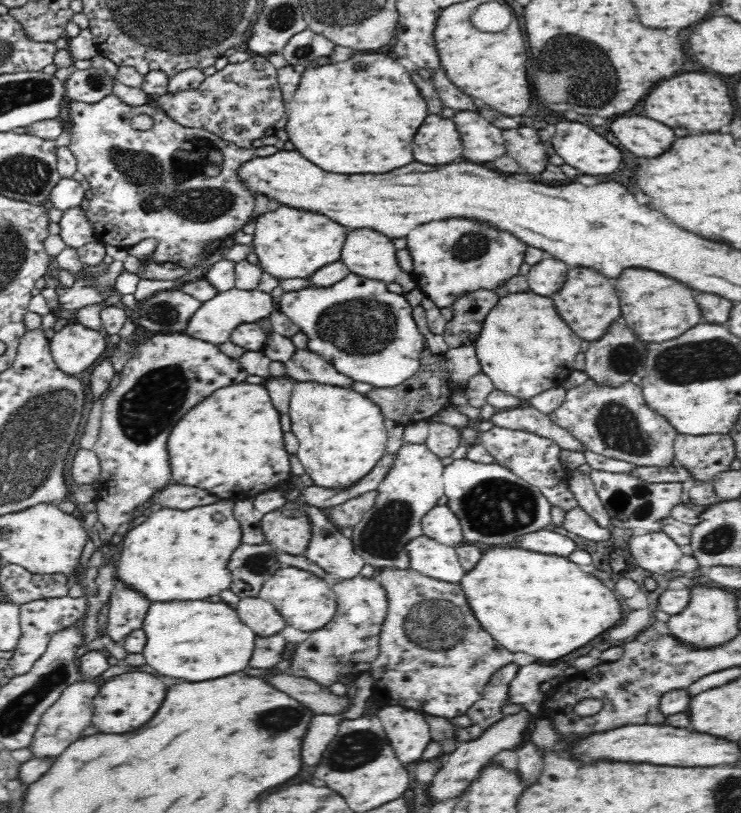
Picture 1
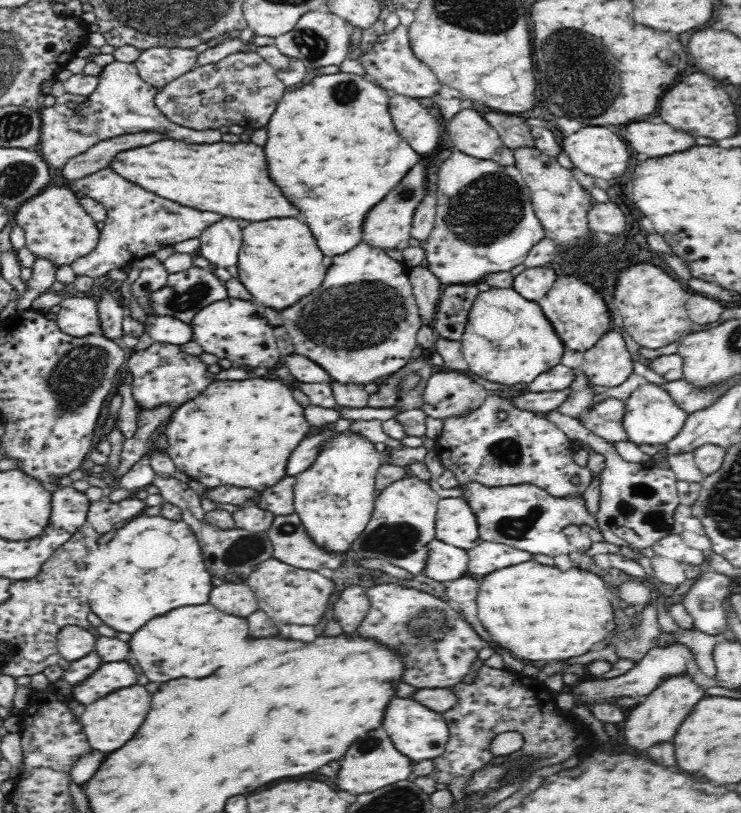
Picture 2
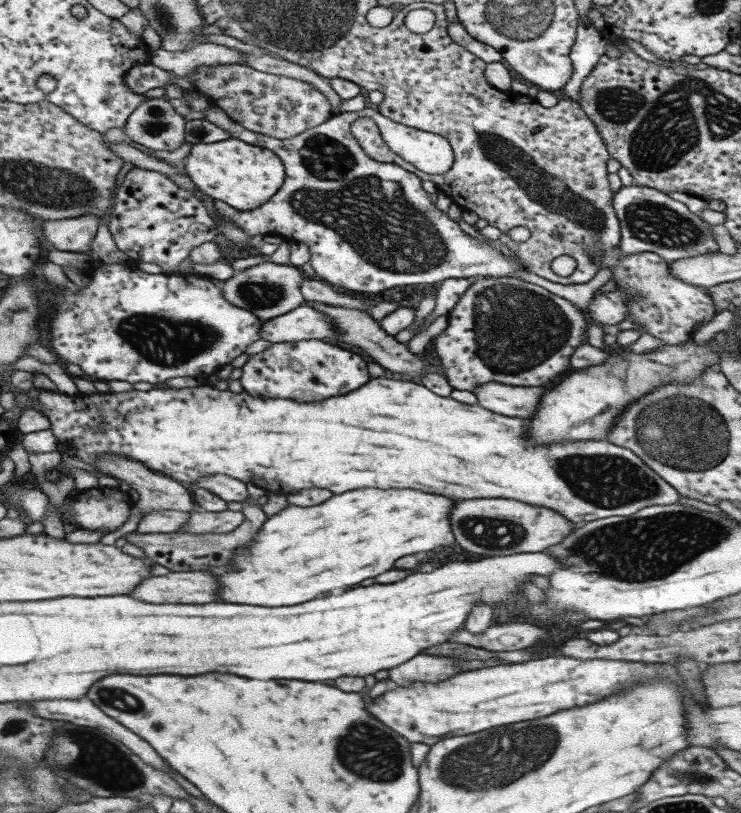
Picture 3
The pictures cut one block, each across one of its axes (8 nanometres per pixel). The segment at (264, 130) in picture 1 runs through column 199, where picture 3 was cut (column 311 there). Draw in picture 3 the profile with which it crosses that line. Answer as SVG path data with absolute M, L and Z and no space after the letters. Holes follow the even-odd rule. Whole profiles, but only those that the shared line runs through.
M220 64L220 66L198 66L188 74L188 80L197 86L200 94L210 103L218 105L233 121L255 133L274 138L285 139L296 136L305 130L326 122L334 114L334 108L328 98L316 90L312 84L296 78L278 74L268 74L254 70L248 64Z

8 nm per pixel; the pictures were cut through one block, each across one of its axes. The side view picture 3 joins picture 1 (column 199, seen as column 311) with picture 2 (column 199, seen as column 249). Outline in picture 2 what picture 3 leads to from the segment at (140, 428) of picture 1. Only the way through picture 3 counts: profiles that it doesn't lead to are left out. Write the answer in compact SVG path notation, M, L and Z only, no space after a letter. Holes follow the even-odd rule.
M153 342L144 350L133 350L127 361L126 372L129 372L132 380L131 393L136 400L138 411L172 403L176 412L182 404L186 404L190 398L196 398L214 380L208 366L198 356L186 354L181 345Z

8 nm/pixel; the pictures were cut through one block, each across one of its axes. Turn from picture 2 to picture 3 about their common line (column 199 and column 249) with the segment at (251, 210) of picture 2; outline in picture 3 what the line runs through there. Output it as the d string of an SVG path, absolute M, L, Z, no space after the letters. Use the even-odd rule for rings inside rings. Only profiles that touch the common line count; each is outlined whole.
M230 137L220 142L195 144L182 165L201 192L243 211L262 206L283 186L286 172L282 164L272 150Z

